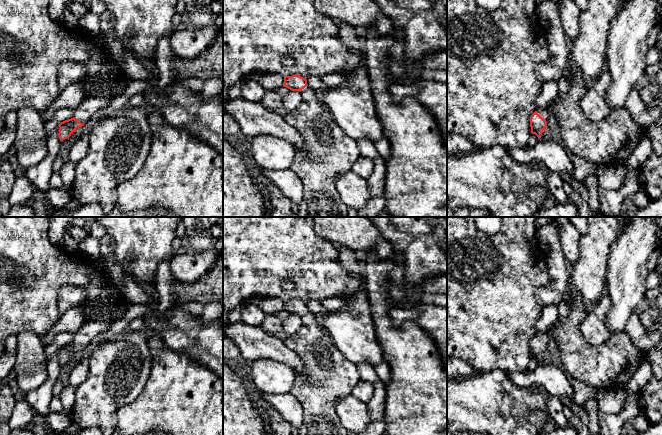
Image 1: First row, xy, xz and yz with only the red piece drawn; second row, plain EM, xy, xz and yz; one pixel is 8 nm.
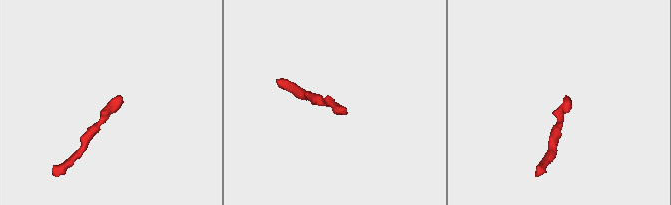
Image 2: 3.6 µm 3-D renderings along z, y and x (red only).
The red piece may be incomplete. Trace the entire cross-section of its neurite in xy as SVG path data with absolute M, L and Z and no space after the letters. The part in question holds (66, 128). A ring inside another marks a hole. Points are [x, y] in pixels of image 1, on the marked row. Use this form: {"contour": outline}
{"contour": "M106 89L90 97L85 96L79 106L74 110L74 116L58 125L60 141L69 138L77 128L84 125L88 126L97 112L108 106L119 94L117 89Z"}

